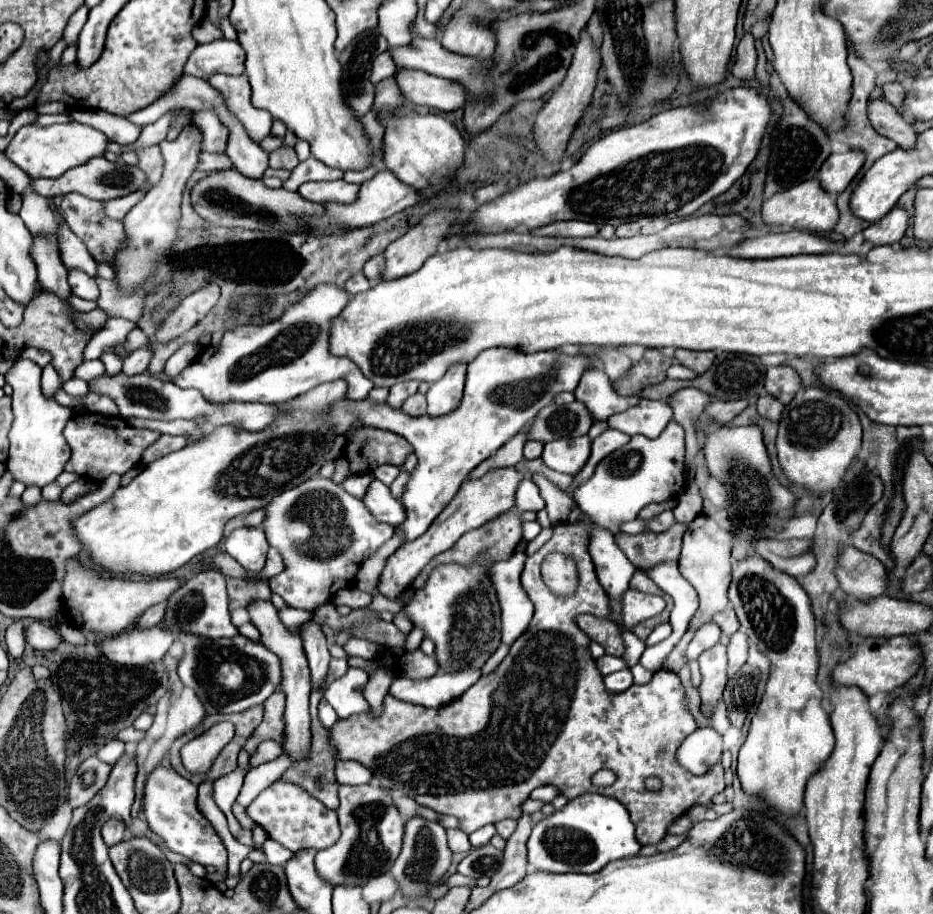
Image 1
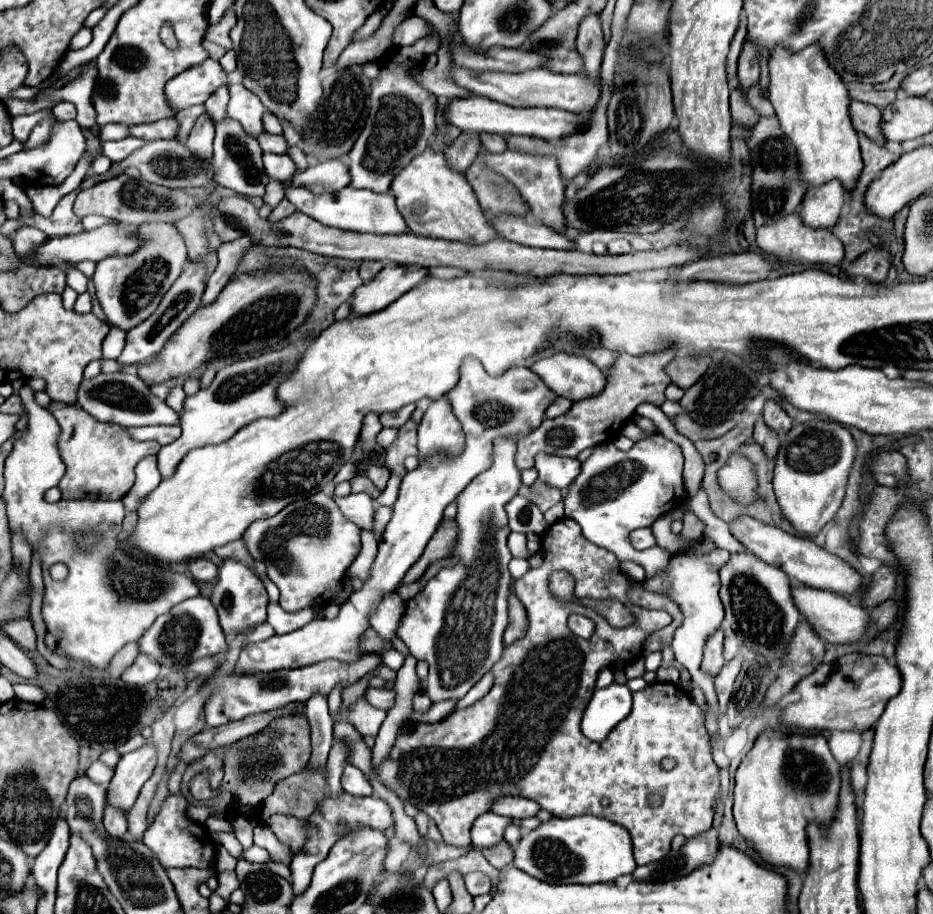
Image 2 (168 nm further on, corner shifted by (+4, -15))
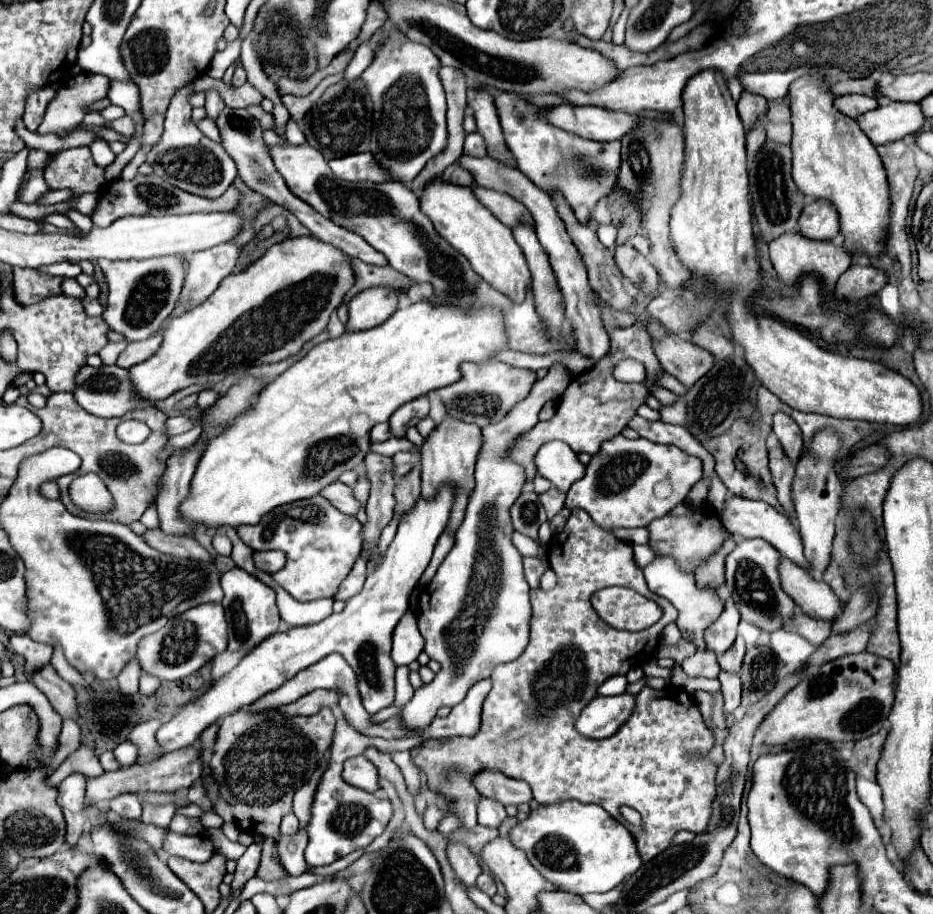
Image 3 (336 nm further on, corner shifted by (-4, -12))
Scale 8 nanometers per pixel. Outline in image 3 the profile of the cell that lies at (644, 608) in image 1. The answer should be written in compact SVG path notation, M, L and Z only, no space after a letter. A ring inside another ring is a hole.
M582 509L572 511L570 519L566 521L560 533L554 533L550 545L546 545L548 561L552 571L556 573L556 587L550 591L530 589L530 603L532 603L532 619L530 619L530 641L526 651L508 665L498 665L492 671L492 691L488 693L482 709L482 723L480 731L472 737L444 737L444 739L430 739L414 747L412 761L414 765L424 771L426 787L446 801L450 801L450 815L462 821L462 827L472 829L476 827L476 803L480 799L478 789L474 787L474 777L482 771L500 771L506 777L522 779L532 787L534 799L540 805L552 805L568 799L576 799L580 803L596 803L606 809L618 823L622 823L636 839L638 853L642 861L650 861L662 851L666 851L678 831L692 831L702 833L708 827L712 815L712 801L716 797L716 765L708 759L692 761L686 757L686 751L700 751L706 755L714 745L714 735L702 721L698 705L690 699L684 689L674 685L666 685L664 689L642 689L638 693L636 711L612 737L596 741L580 735L574 725L580 711L592 701L592 695L598 687L612 675L628 673L632 661L639 657L639 664L655 657L658 639L662 629L668 623L674 623L678 617L676 607L666 601L664 597L656 597L644 581L642 569L634 561L632 545L614 537L588 517ZM602 587L628 587L638 591L640 595L656 601L662 607L662 617L652 627L632 633L620 631L604 623L598 613L590 605L592 591ZM628 805L636 809L642 817L642 827L634 827L628 823L620 813L618 807Z

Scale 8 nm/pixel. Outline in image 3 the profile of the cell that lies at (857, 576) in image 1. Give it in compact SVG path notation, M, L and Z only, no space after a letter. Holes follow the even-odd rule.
M728 497L726 499L726 509L722 515L722 525L726 527L728 533L732 533L738 539L764 539L768 541L782 557L794 561L796 565L808 569L810 563L806 561L804 553L802 553L802 539L798 535L798 529L792 525L792 521L786 515L780 515L774 507L770 507L768 503L762 501L748 501L742 497Z

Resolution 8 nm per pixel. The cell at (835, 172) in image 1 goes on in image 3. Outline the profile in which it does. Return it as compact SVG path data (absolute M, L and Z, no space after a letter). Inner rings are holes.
M824 199L810 201L802 209L798 229L800 229L800 233L804 233L804 237L812 237L812 239L820 239L820 241L834 239L834 235L840 231L836 207Z

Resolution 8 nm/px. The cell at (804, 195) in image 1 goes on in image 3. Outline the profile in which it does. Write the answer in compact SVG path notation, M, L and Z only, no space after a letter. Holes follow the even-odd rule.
M790 231L790 233L784 233L776 239L772 239L768 243L770 247L770 259L772 259L772 265L778 273L778 277L786 283L786 285L792 285L796 283L800 277L808 275L808 273L816 273L818 277L824 279L826 287L828 289L834 289L836 285L836 279L850 267L852 259L850 259L850 253L840 247L840 245L834 245L832 241L812 241L804 235L800 235L798 231Z

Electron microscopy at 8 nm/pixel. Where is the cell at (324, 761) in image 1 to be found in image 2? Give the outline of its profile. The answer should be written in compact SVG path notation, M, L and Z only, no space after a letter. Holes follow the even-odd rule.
M322 768L320 772L302 770L300 774L282 780L276 786L274 794L264 802L262 818L272 814L290 814L306 820L316 810L316 804L328 794L324 776L326 770Z

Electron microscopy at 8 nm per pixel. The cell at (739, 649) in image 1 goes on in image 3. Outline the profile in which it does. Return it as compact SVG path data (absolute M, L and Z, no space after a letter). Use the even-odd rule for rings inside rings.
M720 671L718 681L722 683L722 695L724 695L724 711L726 715L732 713L740 705L740 673L730 673L730 671Z

